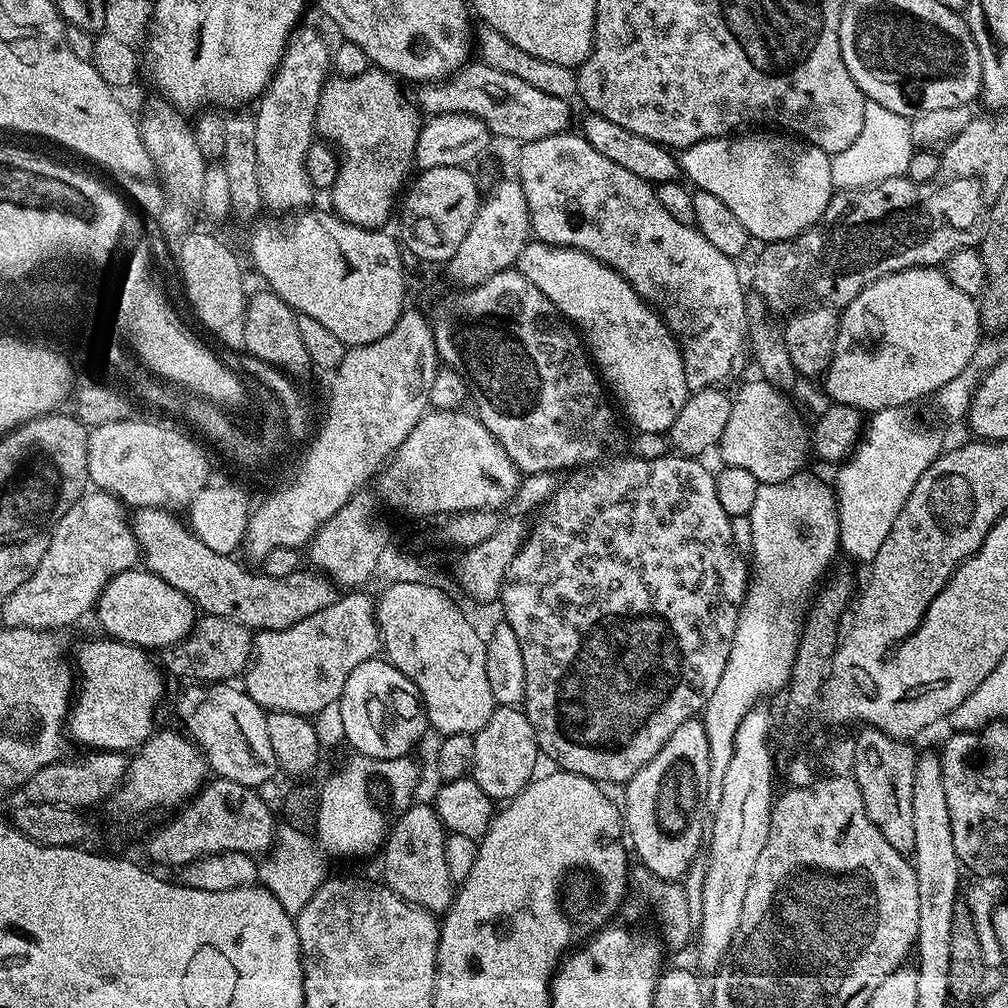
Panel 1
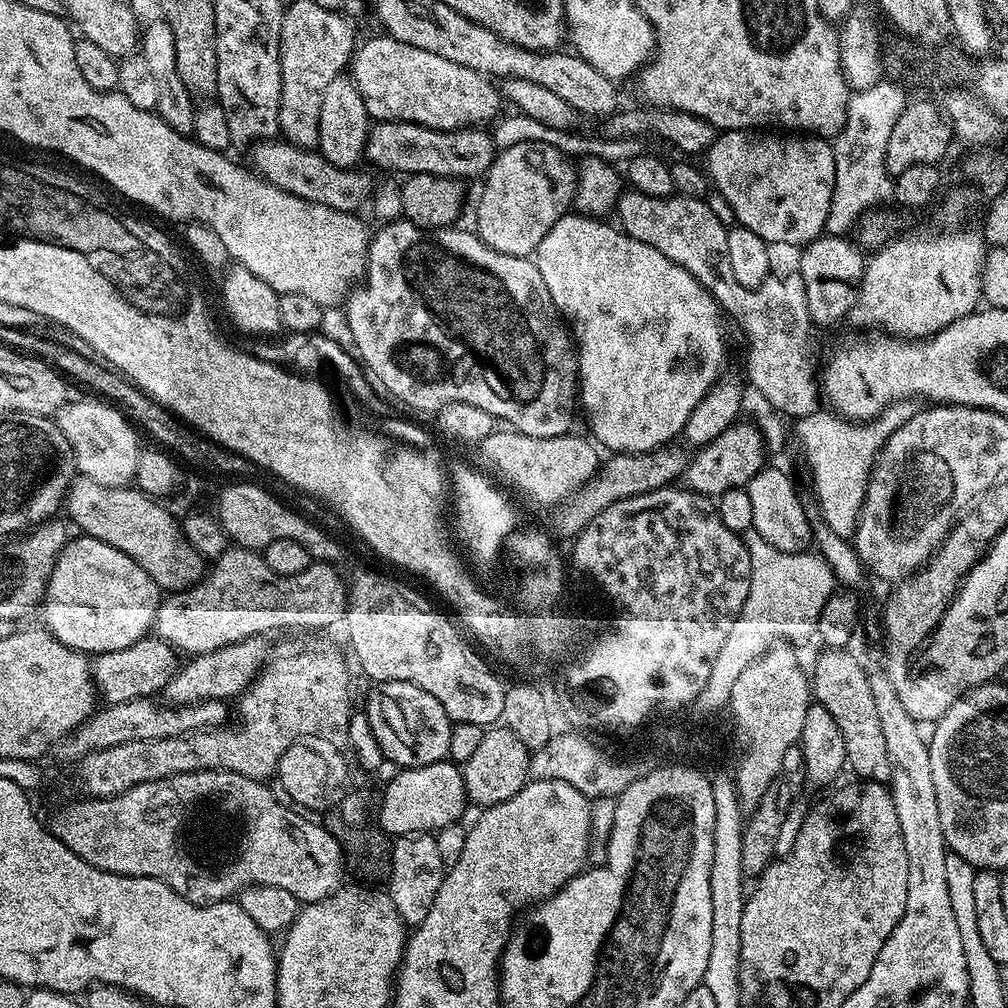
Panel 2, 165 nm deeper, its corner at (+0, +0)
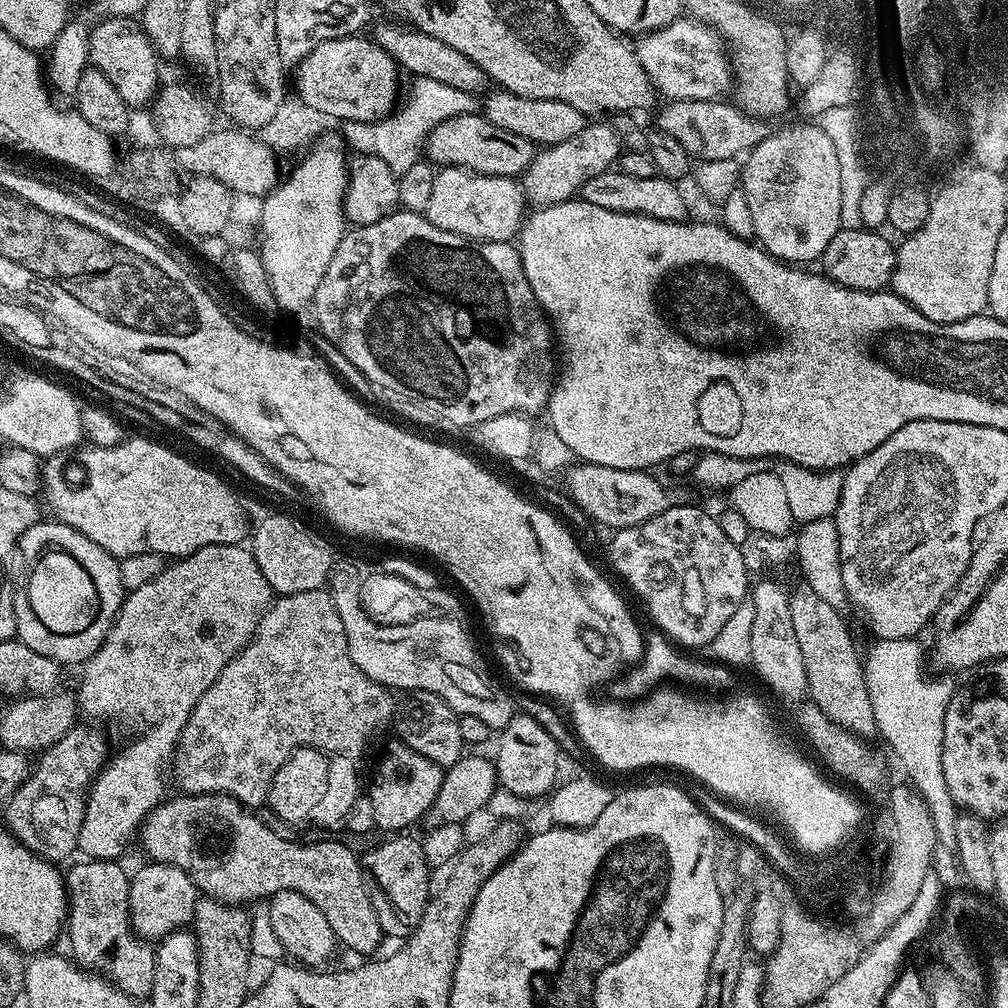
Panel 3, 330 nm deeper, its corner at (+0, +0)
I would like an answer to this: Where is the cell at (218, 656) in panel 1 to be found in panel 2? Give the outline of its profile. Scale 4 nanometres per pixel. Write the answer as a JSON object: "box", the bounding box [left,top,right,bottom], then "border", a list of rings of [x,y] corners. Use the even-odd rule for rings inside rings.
{"box":[91,638,178,705],"border":[[[145,638],[134,642],[134,646],[126,646],[126,650],[99,653],[91,661],[91,666],[92,680],[96,684],[99,699],[105,705],[117,704],[152,698],[163,693],[164,687],[176,673],[178,653],[162,639]]]}

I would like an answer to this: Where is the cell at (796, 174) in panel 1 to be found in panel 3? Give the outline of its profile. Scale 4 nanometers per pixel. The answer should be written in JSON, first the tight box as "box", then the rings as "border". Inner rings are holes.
{"box":[740,123,842,266],"border":[[[804,123],[808,124],[792,124],[789,128],[782,129],[781,132],[773,131],[762,142],[758,142],[751,152],[747,153],[740,174],[740,184],[746,194],[746,202],[750,206],[750,211],[754,213],[755,239],[765,252],[769,252],[776,259],[785,261],[792,266],[807,265],[809,263],[807,260],[819,261],[820,255],[826,250],[826,246],[830,246],[830,238],[834,238],[834,234],[840,231],[840,219],[842,218],[842,174],[838,170],[838,153],[834,150],[834,142],[830,142],[830,137],[820,129],[819,123]]]}

